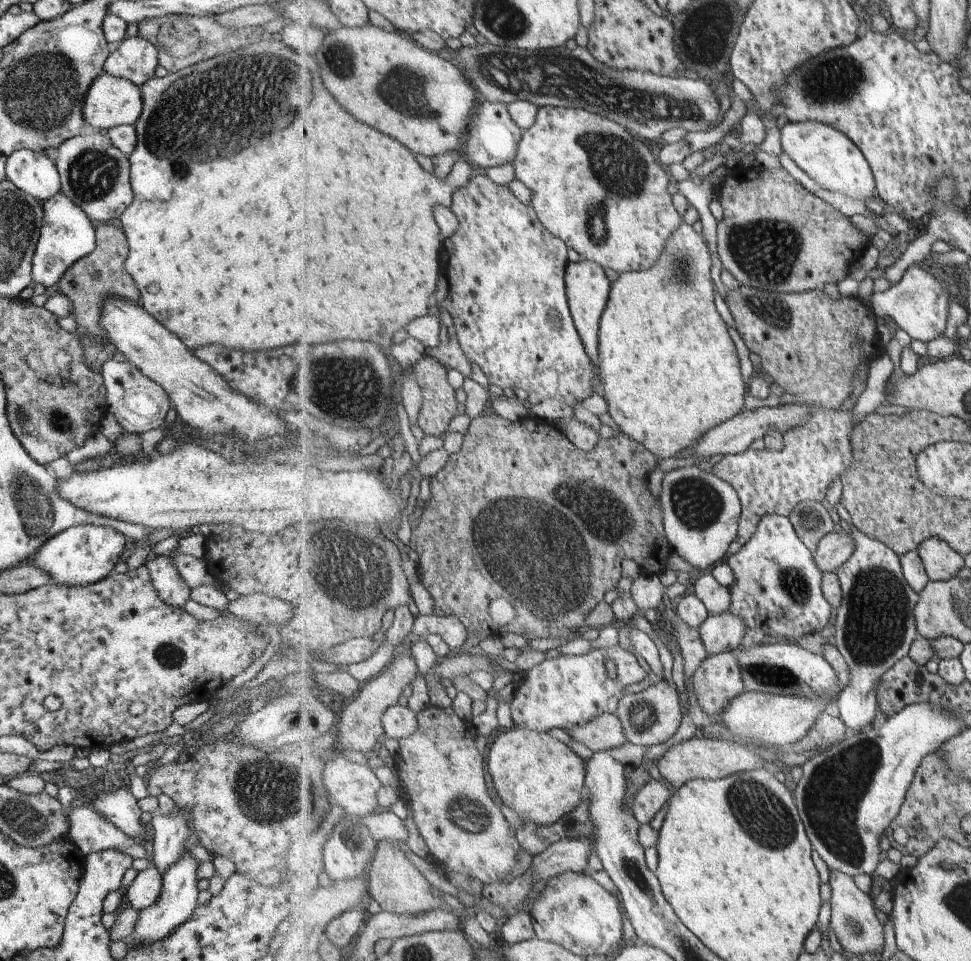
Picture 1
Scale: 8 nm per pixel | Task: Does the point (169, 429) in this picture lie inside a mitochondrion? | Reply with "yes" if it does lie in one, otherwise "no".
no

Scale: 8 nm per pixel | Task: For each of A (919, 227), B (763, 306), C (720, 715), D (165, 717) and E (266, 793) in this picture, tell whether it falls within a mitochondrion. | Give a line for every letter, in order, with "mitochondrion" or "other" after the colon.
A: other
B: mitochondrion
C: other
D: other
E: mitochondrion

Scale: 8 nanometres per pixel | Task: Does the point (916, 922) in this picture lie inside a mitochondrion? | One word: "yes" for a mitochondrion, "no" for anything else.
no

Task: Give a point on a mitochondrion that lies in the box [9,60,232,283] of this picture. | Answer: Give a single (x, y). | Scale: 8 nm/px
(92, 174)

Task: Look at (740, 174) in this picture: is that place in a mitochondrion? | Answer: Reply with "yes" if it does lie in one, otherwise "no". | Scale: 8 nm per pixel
no

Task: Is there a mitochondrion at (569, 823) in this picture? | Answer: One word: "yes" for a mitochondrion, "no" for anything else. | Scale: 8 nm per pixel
no

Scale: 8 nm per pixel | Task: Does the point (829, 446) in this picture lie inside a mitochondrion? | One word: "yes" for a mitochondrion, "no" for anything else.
yes

